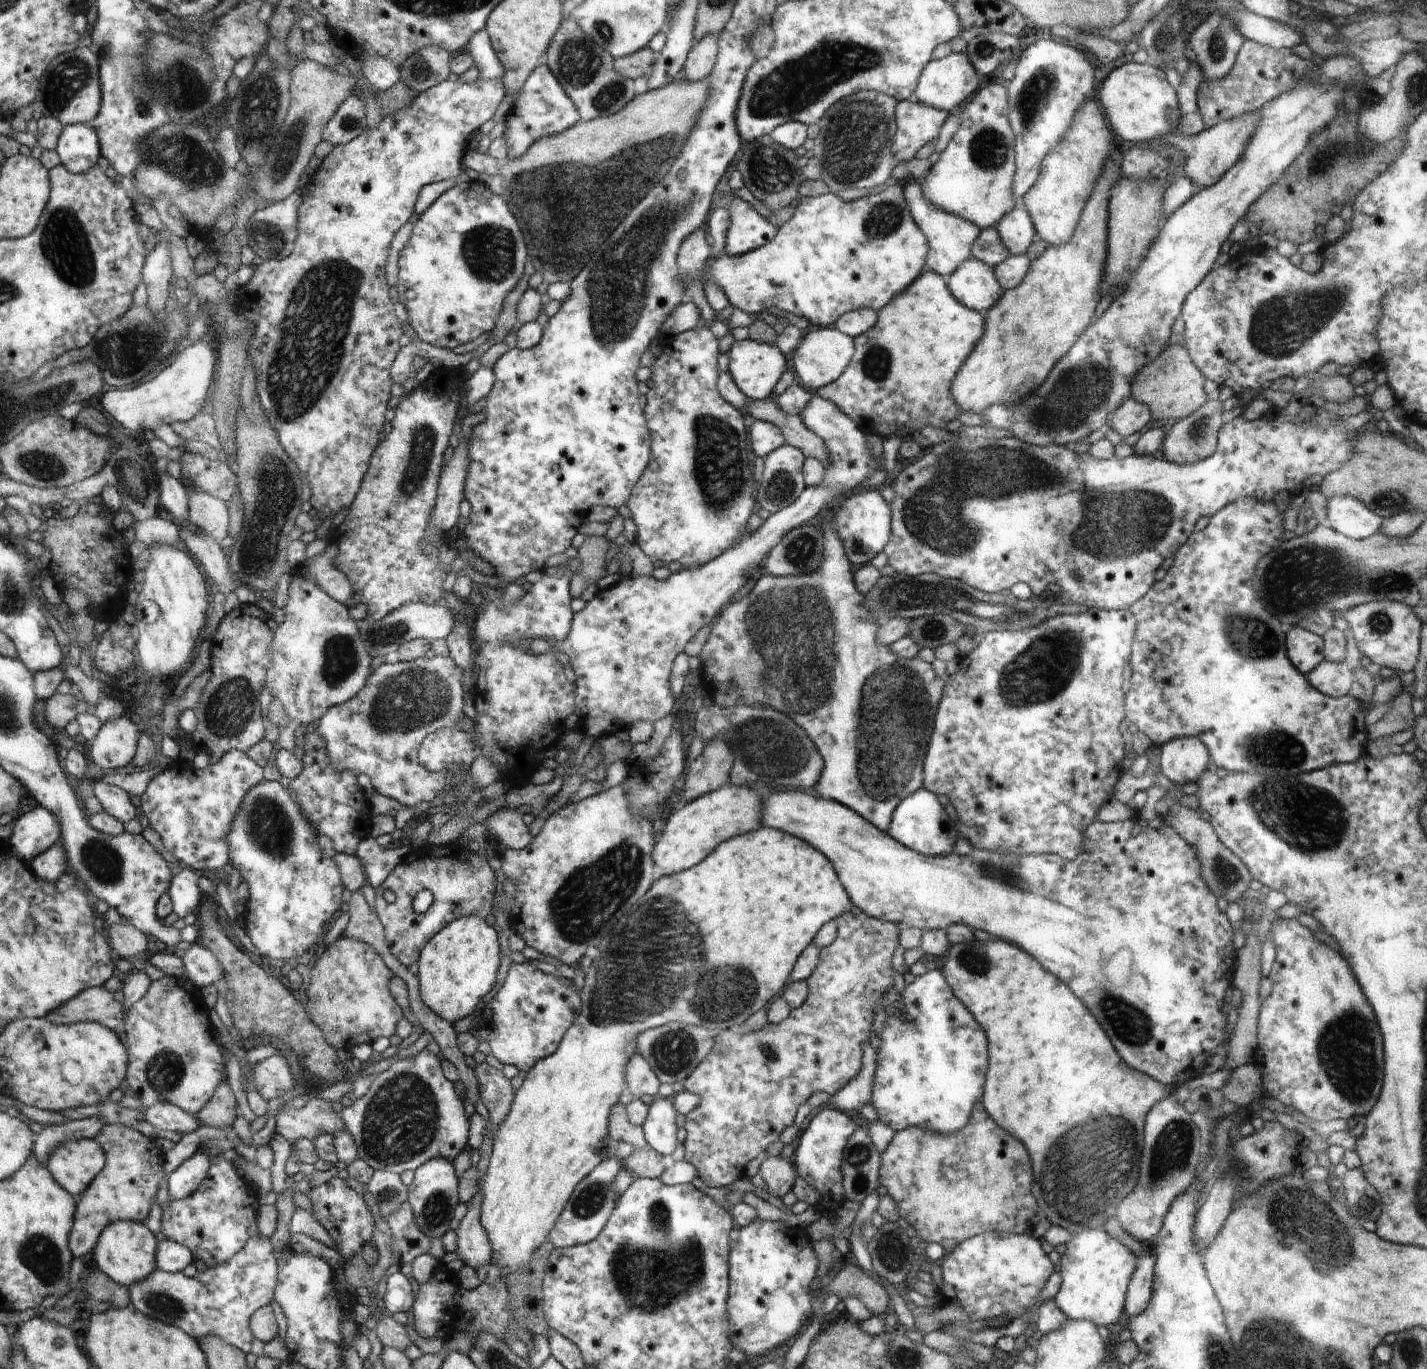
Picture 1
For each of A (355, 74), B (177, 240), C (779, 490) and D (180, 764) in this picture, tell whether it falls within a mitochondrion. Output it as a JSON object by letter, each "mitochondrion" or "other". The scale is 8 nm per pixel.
{"A":"other","B":"other","C":"mitochondrion","D":"other"}

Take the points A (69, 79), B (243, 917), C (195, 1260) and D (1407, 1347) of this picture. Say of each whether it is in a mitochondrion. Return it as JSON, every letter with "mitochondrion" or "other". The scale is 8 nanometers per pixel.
{"A":"mitochondrion","B":"other","C":"other","D":"mitochondrion"}

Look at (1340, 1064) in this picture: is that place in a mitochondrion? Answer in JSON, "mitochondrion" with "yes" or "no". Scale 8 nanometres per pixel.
{"mitochondrion":"yes"}

